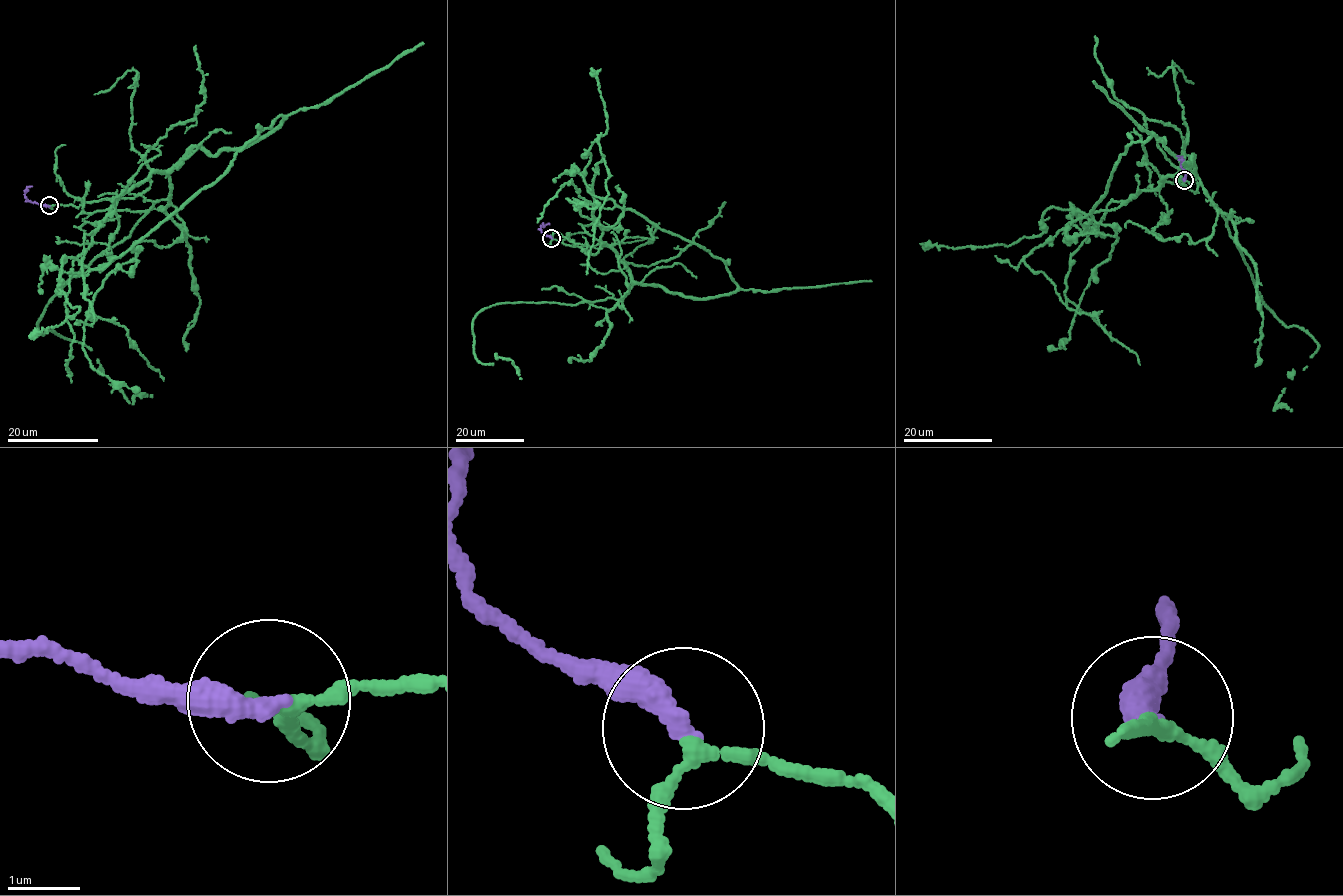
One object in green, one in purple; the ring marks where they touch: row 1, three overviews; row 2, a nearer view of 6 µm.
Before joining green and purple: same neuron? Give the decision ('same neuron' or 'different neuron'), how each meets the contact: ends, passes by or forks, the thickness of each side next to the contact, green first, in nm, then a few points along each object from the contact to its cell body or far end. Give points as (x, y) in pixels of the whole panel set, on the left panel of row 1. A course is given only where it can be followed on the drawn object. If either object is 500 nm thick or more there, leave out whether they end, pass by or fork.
same neuron | green passes by | purple ends | 160/360 nm | green via (49, 206), (116, 199), (283, 117), (120, 256), (61, 260), (79, 311), (29, 338) | purple via (49, 206), (27, 199), (26, 189), (31, 186)

